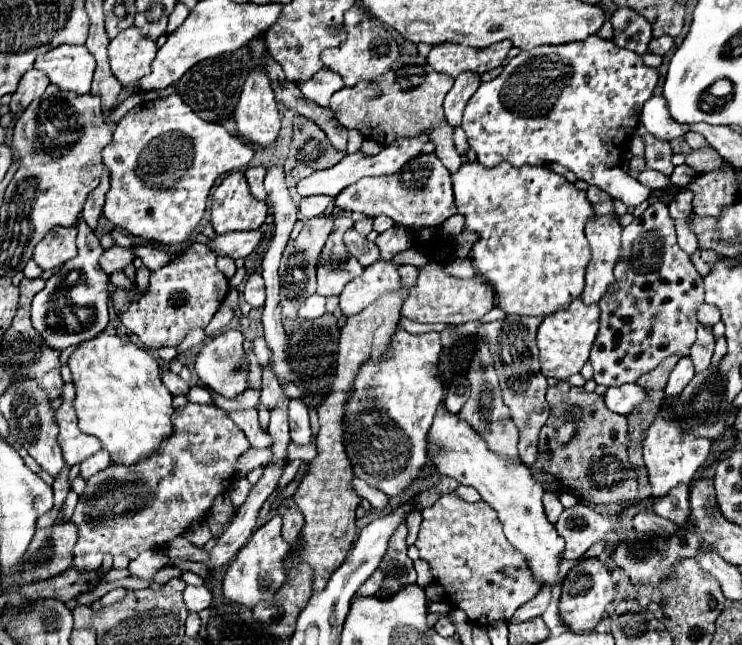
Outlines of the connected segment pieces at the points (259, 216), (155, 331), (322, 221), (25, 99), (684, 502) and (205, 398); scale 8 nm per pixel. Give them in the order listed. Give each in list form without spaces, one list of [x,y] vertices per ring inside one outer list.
[[[242,171],[230,173],[214,189],[212,227],[216,233],[260,229],[266,215],[268,215],[266,203],[250,195]]]
[[[194,243],[180,257],[176,257],[174,261],[170,261],[168,265],[160,267],[158,271],[154,271],[150,275],[150,287],[148,287],[146,293],[140,295],[138,301],[130,301],[128,305],[124,305],[124,291],[122,289],[114,289],[114,307],[116,307],[116,313],[118,313],[120,321],[122,321],[122,325],[128,327],[128,331],[134,333],[144,347],[150,347],[150,349],[176,347],[178,343],[182,343],[182,339],[192,329],[206,327],[210,323],[210,319],[214,317],[214,313],[222,305],[226,293],[228,293],[228,279],[216,269],[214,251],[210,251],[202,243]]]
[[[334,215],[330,217],[312,217],[304,223],[304,229],[296,239],[290,239],[280,261],[280,301],[282,301],[282,315],[288,319],[296,317],[300,299],[306,299],[308,295],[316,293],[316,263],[320,257],[320,251],[332,231]]]
[[[30,69],[22,79],[20,79],[20,85],[18,89],[12,93],[12,101],[10,101],[10,111],[12,113],[20,113],[24,111],[34,99],[38,99],[44,89],[50,85],[48,77],[38,71],[38,69]]]
[[[680,485],[674,487],[666,497],[654,499],[654,513],[670,519],[672,523],[676,523],[680,529],[692,529],[690,527],[690,501],[688,501],[688,487]]]
[[[192,385],[190,393],[188,393],[188,399],[190,399],[192,403],[204,403],[204,405],[210,403],[210,405],[214,405],[210,391],[208,391],[206,387],[200,387],[200,385]]]

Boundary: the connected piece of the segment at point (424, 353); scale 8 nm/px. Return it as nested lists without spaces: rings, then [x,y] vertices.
[[[400,325],[384,355],[366,359],[348,397],[348,459],[356,477],[394,497],[422,473],[426,437],[438,405],[444,401],[444,381],[438,375],[442,343],[438,333],[412,335]]]

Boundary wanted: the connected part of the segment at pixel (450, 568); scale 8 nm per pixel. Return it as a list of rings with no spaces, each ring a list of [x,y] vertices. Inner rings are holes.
[[[450,493],[440,497],[432,507],[426,507],[422,511],[422,517],[424,519],[420,525],[420,533],[414,543],[420,551],[420,559],[430,565],[436,583],[444,587],[444,597],[448,605],[454,603],[456,609],[462,609],[474,625],[490,627],[496,621],[508,621],[522,603],[534,599],[534,595],[540,591],[540,585],[532,579],[524,557],[508,543],[496,517],[496,511],[484,501],[466,503],[454,493]]]

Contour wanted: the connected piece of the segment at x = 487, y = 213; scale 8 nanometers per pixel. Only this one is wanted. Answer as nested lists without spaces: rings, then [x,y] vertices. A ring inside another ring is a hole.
[[[468,161],[462,163],[460,171],[452,175],[452,185],[454,185],[454,199],[458,205],[458,213],[464,215],[464,219],[466,219],[464,227],[472,229],[478,235],[478,241],[472,245],[472,251],[470,251],[470,261],[476,267],[478,275],[482,275],[488,283],[492,283],[494,293],[496,293],[496,305],[506,315],[532,315],[532,317],[540,315],[540,317],[544,317],[544,315],[568,309],[568,305],[582,295],[582,291],[584,291],[584,269],[590,261],[590,249],[588,249],[588,241],[584,237],[584,227],[594,217],[594,205],[588,201],[586,191],[576,189],[574,183],[566,181],[562,175],[550,171],[548,167],[518,167],[516,169],[510,163],[500,163],[498,167],[488,169],[480,163],[468,163]]]

